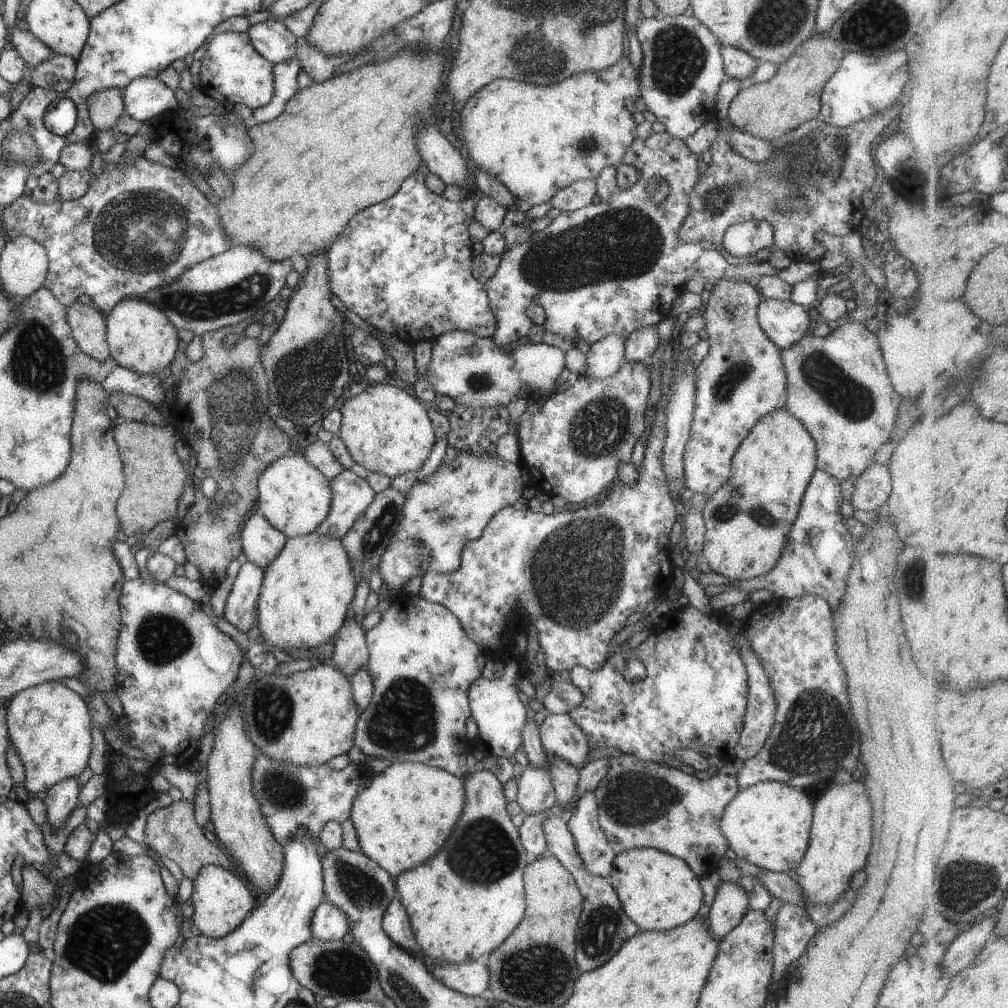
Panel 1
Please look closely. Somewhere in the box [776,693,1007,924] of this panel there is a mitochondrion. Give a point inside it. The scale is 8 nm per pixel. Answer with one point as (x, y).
(969, 880)

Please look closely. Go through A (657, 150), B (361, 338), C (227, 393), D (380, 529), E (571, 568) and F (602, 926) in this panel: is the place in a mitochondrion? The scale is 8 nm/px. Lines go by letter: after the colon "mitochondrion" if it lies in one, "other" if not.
A: other
B: mitochondrion
C: mitochondrion
D: mitochondrion
E: mitochondrion
F: mitochondrion

